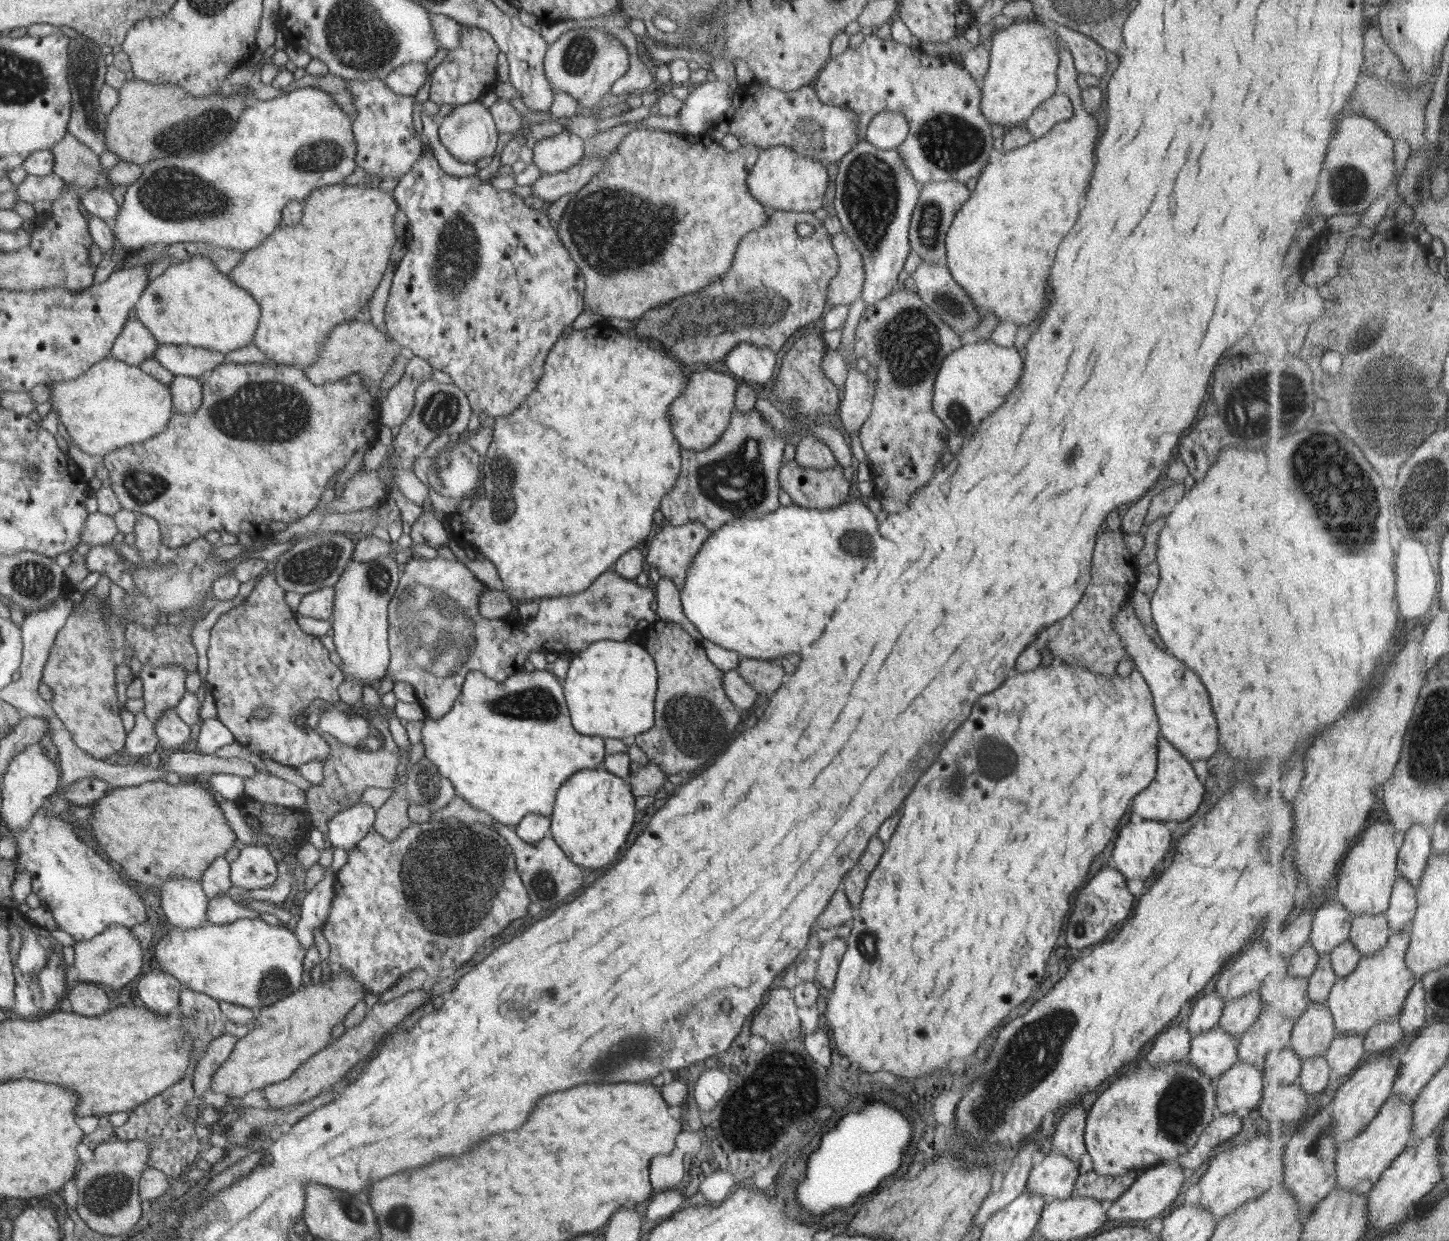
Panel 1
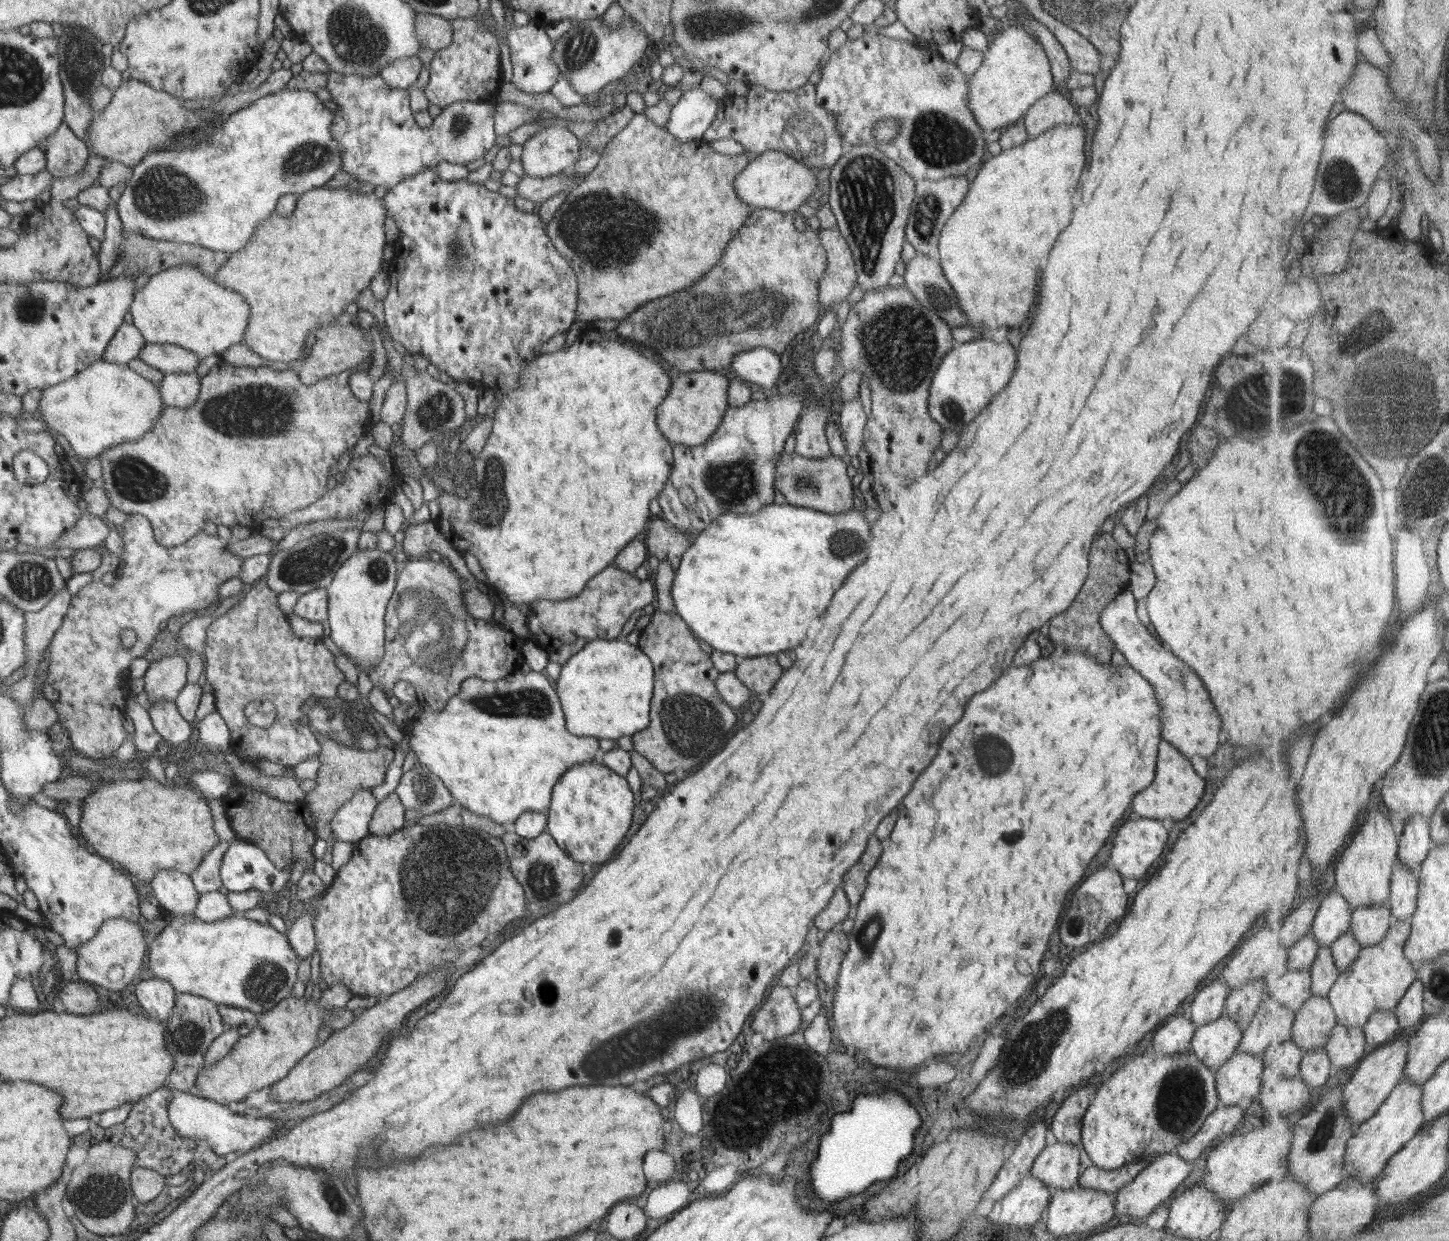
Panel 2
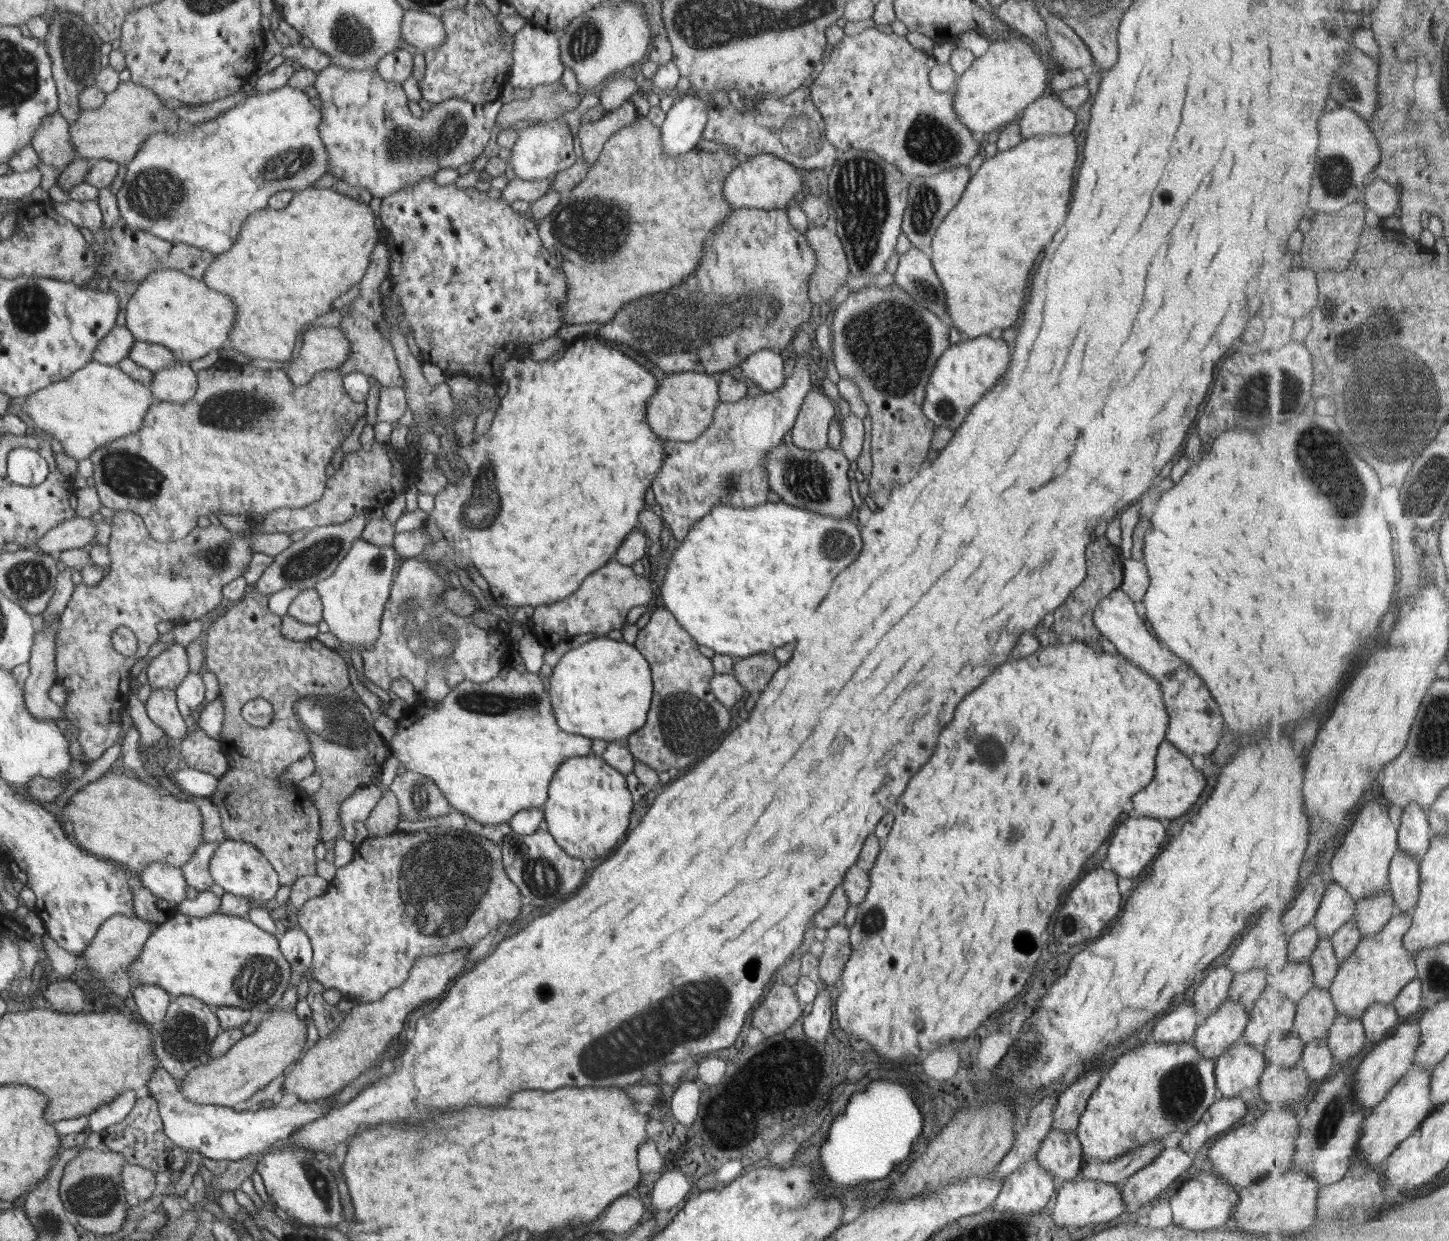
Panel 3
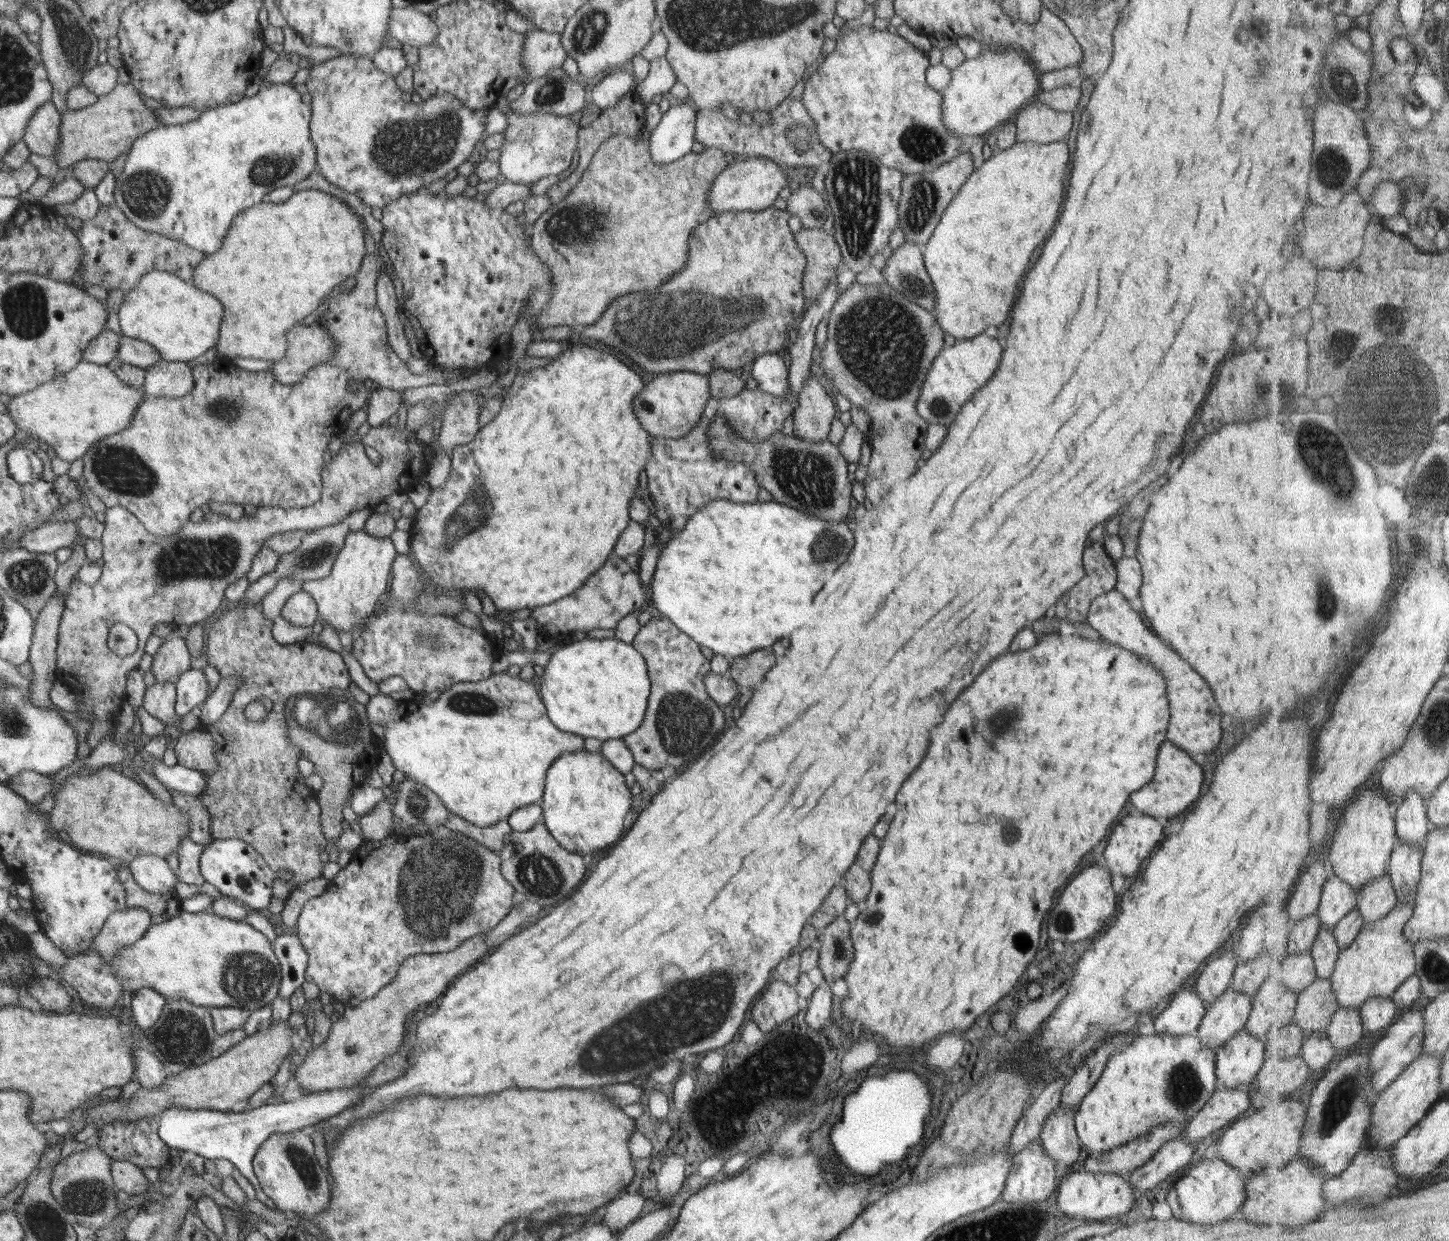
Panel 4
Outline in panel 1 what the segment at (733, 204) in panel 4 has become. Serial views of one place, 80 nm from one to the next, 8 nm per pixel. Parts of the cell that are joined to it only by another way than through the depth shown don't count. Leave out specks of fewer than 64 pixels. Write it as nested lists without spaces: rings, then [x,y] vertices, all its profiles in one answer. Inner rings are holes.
[[[796,145],[773,146],[761,150],[756,165],[748,173],[744,186],[752,198],[766,208],[778,211],[813,212],[821,208],[828,188],[827,164],[818,162],[813,156],[802,153]]]

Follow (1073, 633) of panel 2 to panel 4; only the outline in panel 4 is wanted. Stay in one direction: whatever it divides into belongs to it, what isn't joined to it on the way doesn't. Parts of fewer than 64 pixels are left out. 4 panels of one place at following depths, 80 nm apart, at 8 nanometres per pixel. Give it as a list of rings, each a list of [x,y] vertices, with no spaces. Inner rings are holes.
[[[1094,541],[1083,554],[1085,575],[1065,592],[1055,604],[1055,616],[1071,622],[1088,622],[1088,611],[1092,601],[1116,586],[1117,570],[1114,560],[1107,553],[1103,542]]]

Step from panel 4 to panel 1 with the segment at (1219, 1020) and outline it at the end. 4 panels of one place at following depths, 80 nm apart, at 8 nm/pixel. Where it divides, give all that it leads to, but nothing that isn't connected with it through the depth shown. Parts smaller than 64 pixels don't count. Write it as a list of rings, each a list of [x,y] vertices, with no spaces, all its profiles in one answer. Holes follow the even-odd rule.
[[[1219,1025],[1191,1040],[1187,1063],[1195,1066],[1216,1083],[1225,1070],[1238,1061],[1237,1044],[1240,1038],[1232,1036]]]

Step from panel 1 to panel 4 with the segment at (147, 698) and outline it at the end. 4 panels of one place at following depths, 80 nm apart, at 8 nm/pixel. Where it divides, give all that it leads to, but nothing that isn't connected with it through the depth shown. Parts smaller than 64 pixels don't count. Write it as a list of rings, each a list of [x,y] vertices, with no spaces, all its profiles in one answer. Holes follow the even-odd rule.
[[[173,632],[164,639],[166,642],[153,656],[151,671],[156,683],[173,683],[180,675],[191,670],[191,652],[188,651],[185,639]]]

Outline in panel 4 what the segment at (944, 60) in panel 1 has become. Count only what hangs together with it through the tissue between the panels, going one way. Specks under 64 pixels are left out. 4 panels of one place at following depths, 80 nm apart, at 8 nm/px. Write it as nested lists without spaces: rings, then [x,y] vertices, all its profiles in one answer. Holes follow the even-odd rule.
[[[864,25],[858,29],[848,30],[837,39],[834,51],[820,61],[818,70],[813,73],[806,83],[804,92],[800,98],[807,108],[807,113],[815,120],[815,127],[817,128],[817,136],[820,143],[822,143],[828,150],[836,155],[840,151],[859,150],[864,153],[874,154],[876,158],[880,158],[880,162],[884,162],[884,166],[889,169],[900,170],[904,176],[917,173],[932,172],[938,166],[946,165],[950,160],[960,155],[960,143],[956,136],[951,133],[943,123],[943,108],[941,101],[941,94],[934,90],[926,80],[926,71],[930,66],[930,59],[924,51],[916,49],[912,43],[901,37],[899,34],[886,32],[886,30],[878,30],[873,26]]]

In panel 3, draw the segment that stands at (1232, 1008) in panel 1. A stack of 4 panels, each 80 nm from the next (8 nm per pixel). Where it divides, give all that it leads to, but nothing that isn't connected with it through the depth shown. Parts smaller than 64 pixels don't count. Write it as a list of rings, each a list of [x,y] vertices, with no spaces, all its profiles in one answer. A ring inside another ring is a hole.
[[[1253,968],[1234,975],[1229,990],[1229,999],[1239,1002],[1250,1012],[1266,988],[1268,970]]]

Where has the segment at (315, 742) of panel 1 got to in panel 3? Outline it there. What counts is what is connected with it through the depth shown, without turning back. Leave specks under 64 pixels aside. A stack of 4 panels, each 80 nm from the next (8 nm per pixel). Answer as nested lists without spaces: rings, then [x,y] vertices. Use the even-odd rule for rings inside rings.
[[[251,587],[230,610],[218,617],[208,630],[205,664],[208,665],[207,671],[218,677],[219,696],[226,704],[223,732],[218,742],[229,762],[228,772],[219,778],[217,791],[210,796],[210,799],[221,810],[221,826],[226,839],[255,845],[279,874],[280,884],[292,886],[300,877],[322,875],[322,861],[316,850],[320,850],[320,846],[326,846],[320,836],[322,830],[320,822],[324,822],[324,814],[320,814],[320,806],[316,806],[316,802],[312,801],[312,794],[305,793],[298,786],[286,787],[283,782],[283,775],[288,774],[291,764],[310,754],[309,736],[306,736],[306,732],[300,728],[296,720],[294,702],[304,696],[341,694],[351,683],[344,658],[334,654],[322,642],[316,639],[290,642],[282,638],[281,616],[270,612],[268,597]],[[260,698],[268,701],[274,708],[274,718],[266,727],[255,727],[242,718],[243,706],[251,700]]]

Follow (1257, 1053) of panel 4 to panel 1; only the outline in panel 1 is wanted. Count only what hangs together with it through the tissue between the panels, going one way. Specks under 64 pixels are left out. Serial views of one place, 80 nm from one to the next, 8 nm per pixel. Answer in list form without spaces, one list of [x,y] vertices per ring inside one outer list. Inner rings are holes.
[[[1238,1060],[1216,1082],[1216,1106],[1223,1115],[1252,1110],[1261,1102],[1265,1084],[1262,1067]]]

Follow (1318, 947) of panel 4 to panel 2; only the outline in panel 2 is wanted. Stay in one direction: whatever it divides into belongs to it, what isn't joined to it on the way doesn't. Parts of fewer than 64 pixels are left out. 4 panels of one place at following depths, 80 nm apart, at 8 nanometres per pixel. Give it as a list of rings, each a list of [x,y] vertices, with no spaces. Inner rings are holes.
[[[1324,946],[1321,950],[1319,959],[1311,969],[1314,977],[1315,994],[1318,996],[1329,996],[1334,985],[1343,975],[1341,968],[1338,966],[1335,952],[1330,946]]]

